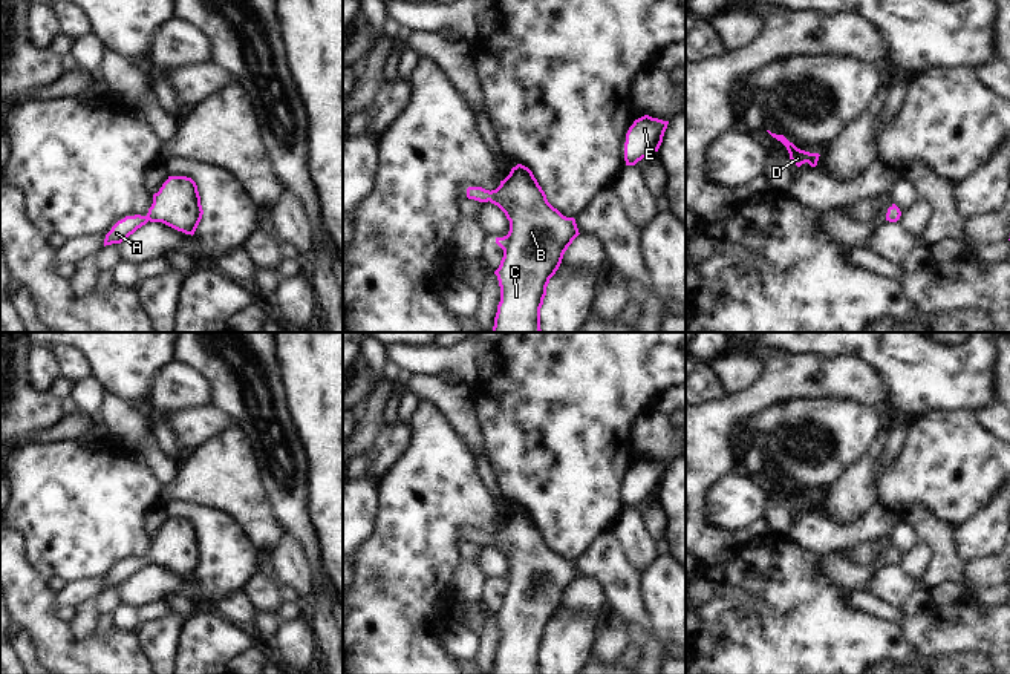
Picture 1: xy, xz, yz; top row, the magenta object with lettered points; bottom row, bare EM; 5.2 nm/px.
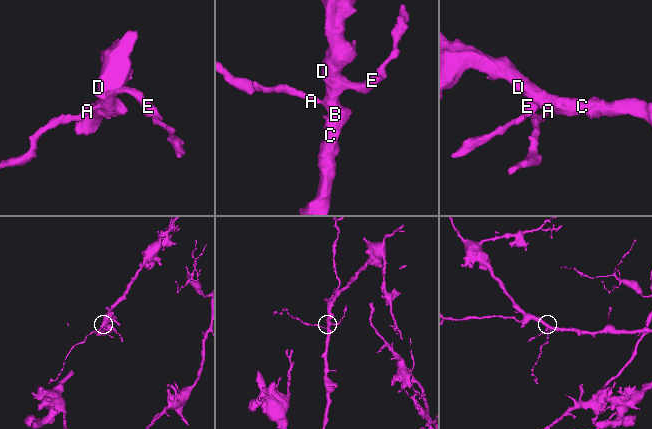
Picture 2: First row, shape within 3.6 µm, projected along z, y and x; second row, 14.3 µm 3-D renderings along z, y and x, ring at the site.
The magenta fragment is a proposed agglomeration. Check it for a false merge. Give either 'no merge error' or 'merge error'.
no merge error

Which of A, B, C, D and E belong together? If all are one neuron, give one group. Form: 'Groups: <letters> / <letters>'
Groups: A B C D E

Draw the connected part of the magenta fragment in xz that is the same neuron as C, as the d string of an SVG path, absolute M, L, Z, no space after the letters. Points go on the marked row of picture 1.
M517 164L496 190L468 187L467 198L497 205L510 221L510 231L496 237L503 250L494 271L500 302L491 332L542 332L540 308L549 279L563 254L580 234L575 219L554 208L533 172Z

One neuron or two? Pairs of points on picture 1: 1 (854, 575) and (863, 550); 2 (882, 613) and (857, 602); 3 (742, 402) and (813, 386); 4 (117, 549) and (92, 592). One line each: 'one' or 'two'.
1: two
2: one
3: one
4: two

